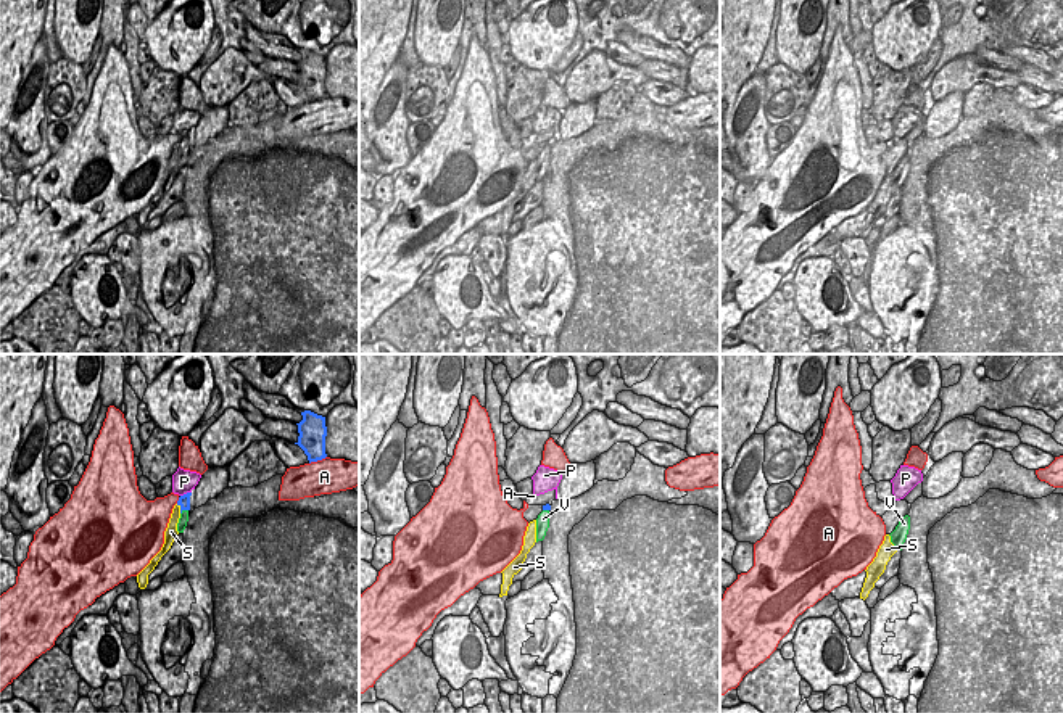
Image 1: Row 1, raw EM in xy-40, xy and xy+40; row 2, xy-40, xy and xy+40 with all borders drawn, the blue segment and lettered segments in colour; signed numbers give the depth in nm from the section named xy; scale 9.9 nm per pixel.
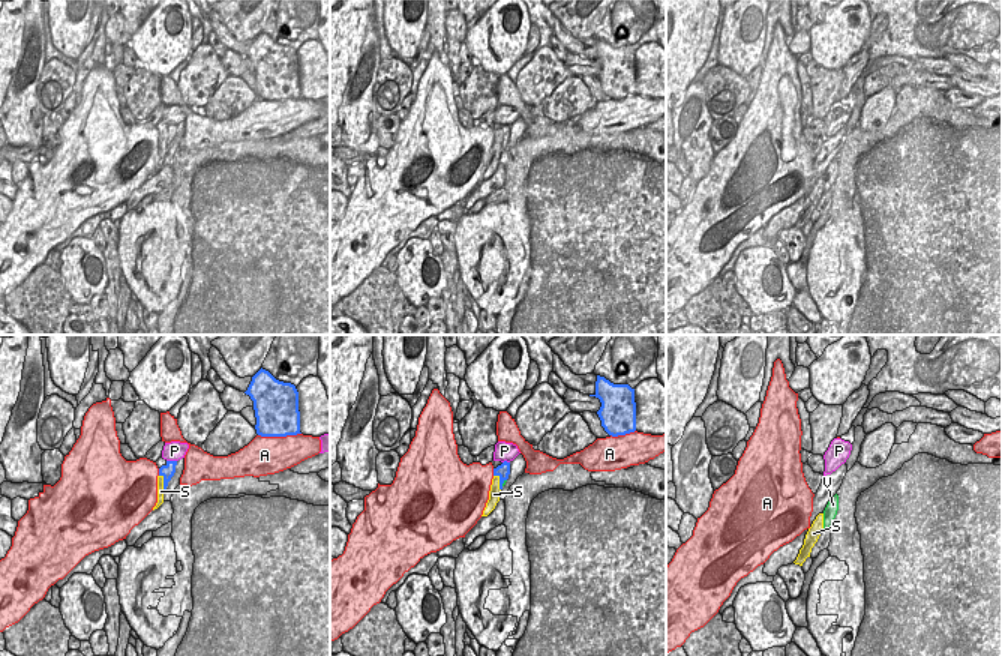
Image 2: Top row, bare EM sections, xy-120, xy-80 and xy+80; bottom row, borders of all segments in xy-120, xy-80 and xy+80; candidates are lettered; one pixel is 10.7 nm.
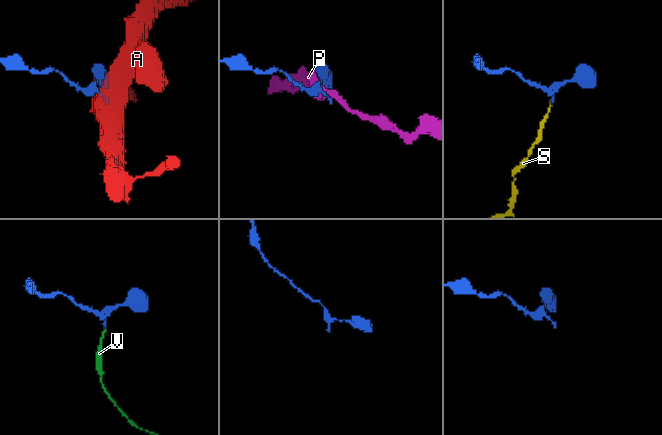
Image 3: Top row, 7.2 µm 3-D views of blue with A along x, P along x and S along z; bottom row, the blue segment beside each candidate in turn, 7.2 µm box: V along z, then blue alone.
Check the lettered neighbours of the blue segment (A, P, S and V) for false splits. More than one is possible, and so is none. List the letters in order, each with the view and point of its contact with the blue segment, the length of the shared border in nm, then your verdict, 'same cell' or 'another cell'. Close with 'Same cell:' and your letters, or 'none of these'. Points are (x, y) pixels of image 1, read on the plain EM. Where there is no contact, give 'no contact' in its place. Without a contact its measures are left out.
A: xy-40 (318, 98) | 190 nm | another cell
P: xy-40 (187, 132) | 120 nm | another cell
S: xy-40 (181, 148) | 110 nm | another cell
V: xy-40 (184, 148) | 100 nm | same cell
Same cell: V

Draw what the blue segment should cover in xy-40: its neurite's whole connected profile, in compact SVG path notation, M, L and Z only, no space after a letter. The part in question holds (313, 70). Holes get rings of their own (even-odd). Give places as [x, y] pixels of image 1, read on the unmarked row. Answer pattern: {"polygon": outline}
{"polygon": "M311 50L301 52L303 60L298 64L298 84L308 95L309 103L327 97L325 93L325 56L317 55Z"}

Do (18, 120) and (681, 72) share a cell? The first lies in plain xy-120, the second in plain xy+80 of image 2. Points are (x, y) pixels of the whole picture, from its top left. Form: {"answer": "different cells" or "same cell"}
{"answer": "different cells"}

